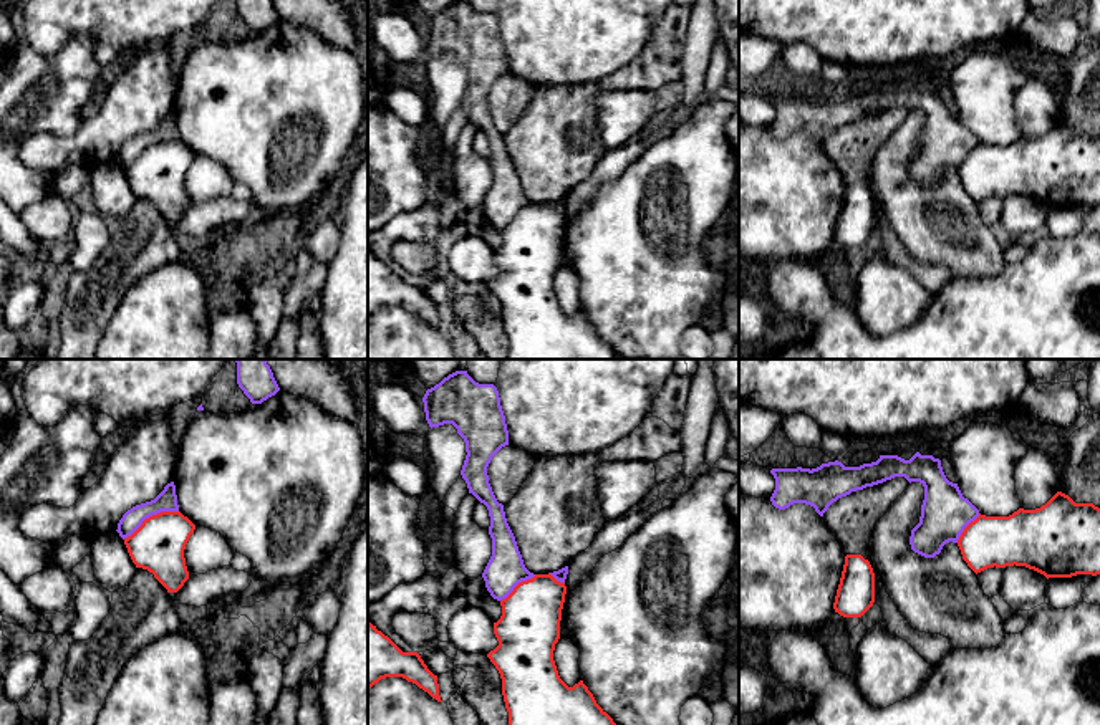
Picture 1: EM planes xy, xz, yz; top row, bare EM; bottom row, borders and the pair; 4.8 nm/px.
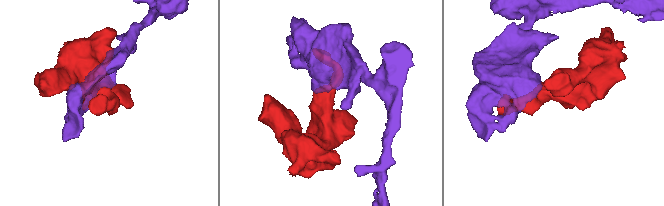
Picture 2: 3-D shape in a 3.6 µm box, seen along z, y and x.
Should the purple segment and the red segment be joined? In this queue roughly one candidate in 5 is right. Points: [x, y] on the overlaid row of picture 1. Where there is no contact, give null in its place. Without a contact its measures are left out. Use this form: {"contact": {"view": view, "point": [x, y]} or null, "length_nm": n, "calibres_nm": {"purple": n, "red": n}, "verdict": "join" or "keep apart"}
{"contact": {"view": "xy", "point": [149, 515]}, "length_nm": 300, "calibres_nm": {"purple": 100, "red": 260}, "verdict": "keep apart"}

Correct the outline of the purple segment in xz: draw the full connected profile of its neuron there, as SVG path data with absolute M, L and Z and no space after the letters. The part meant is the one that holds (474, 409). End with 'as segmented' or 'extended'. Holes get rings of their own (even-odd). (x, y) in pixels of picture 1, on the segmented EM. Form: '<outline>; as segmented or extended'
M456 371L427 389L422 402L431 429L452 424L466 442L461 475L469 493L487 507L490 516L492 556L482 578L490 596L502 601L519 583L535 574L523 564L504 505L497 502L487 475L492 457L509 445L499 391L494 384L475 382L467 371Z; as segmented

